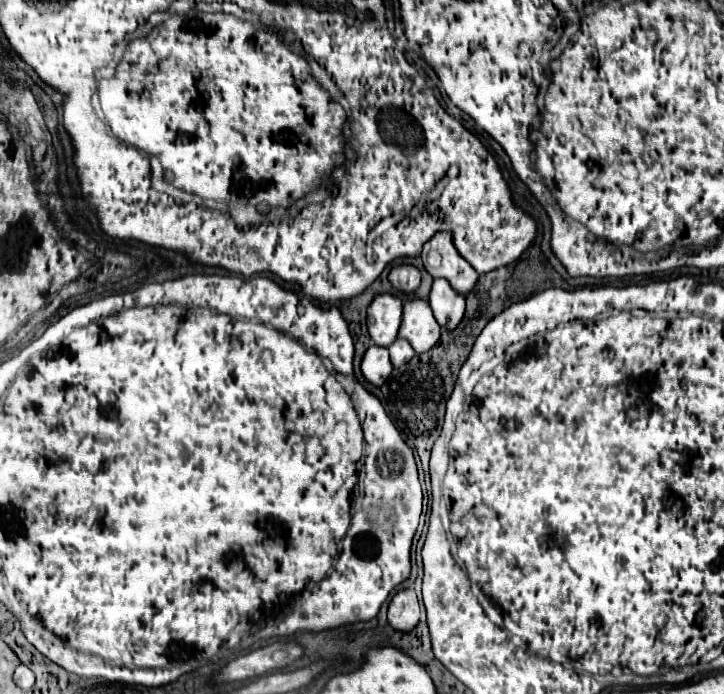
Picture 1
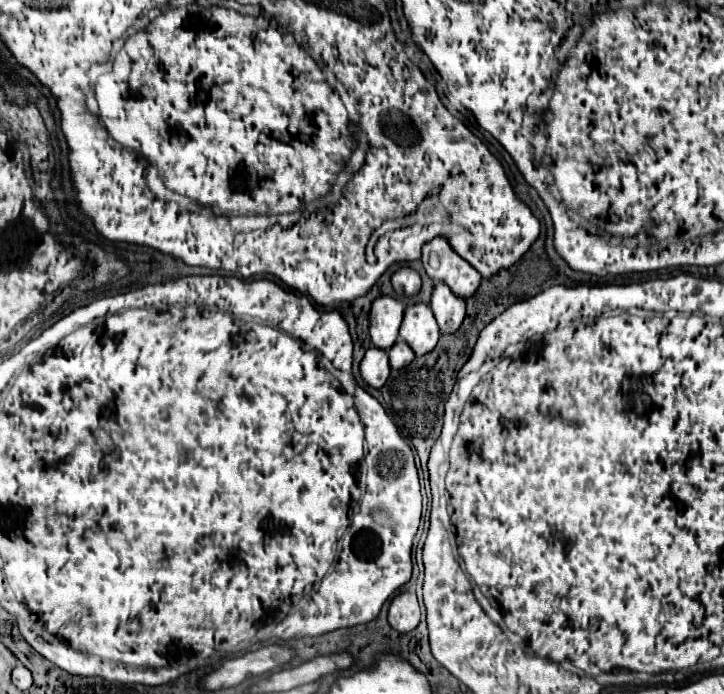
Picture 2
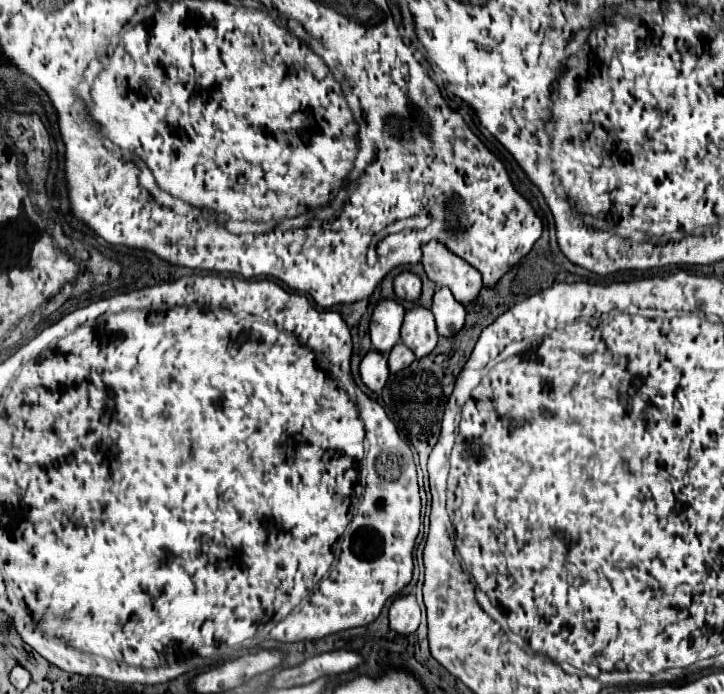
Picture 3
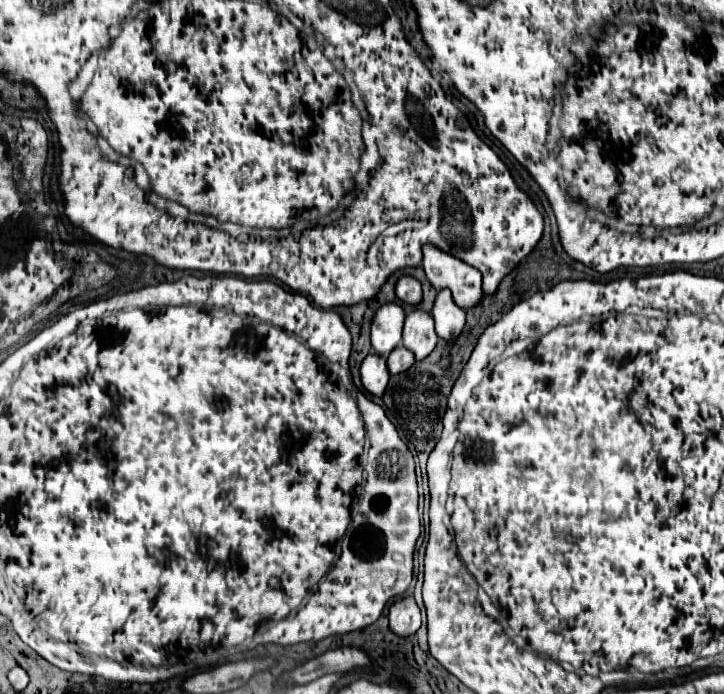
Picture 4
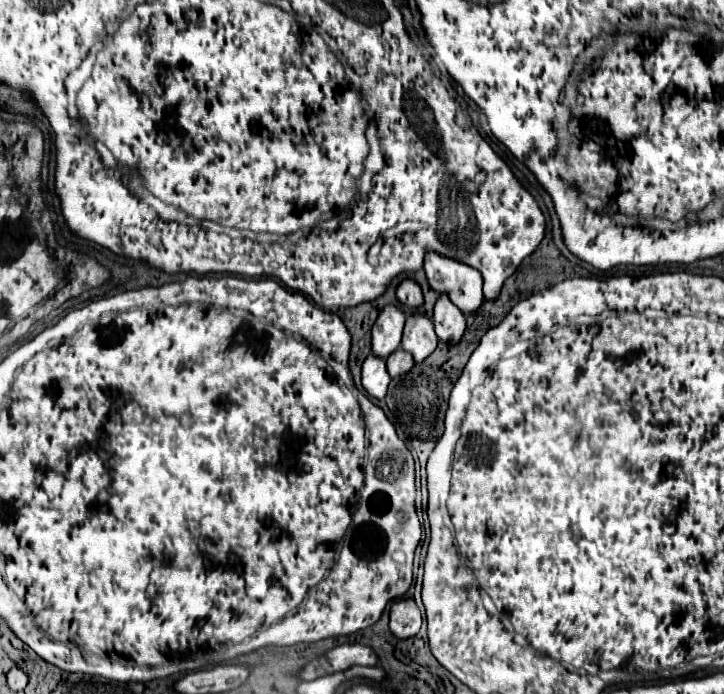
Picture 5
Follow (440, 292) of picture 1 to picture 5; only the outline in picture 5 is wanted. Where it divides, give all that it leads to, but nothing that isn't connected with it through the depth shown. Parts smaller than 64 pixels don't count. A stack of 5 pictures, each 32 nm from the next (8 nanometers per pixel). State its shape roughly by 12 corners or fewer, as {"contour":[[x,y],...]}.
{"contour":[[438,298],[432,322],[438,338],[458,344],[466,316]]}

